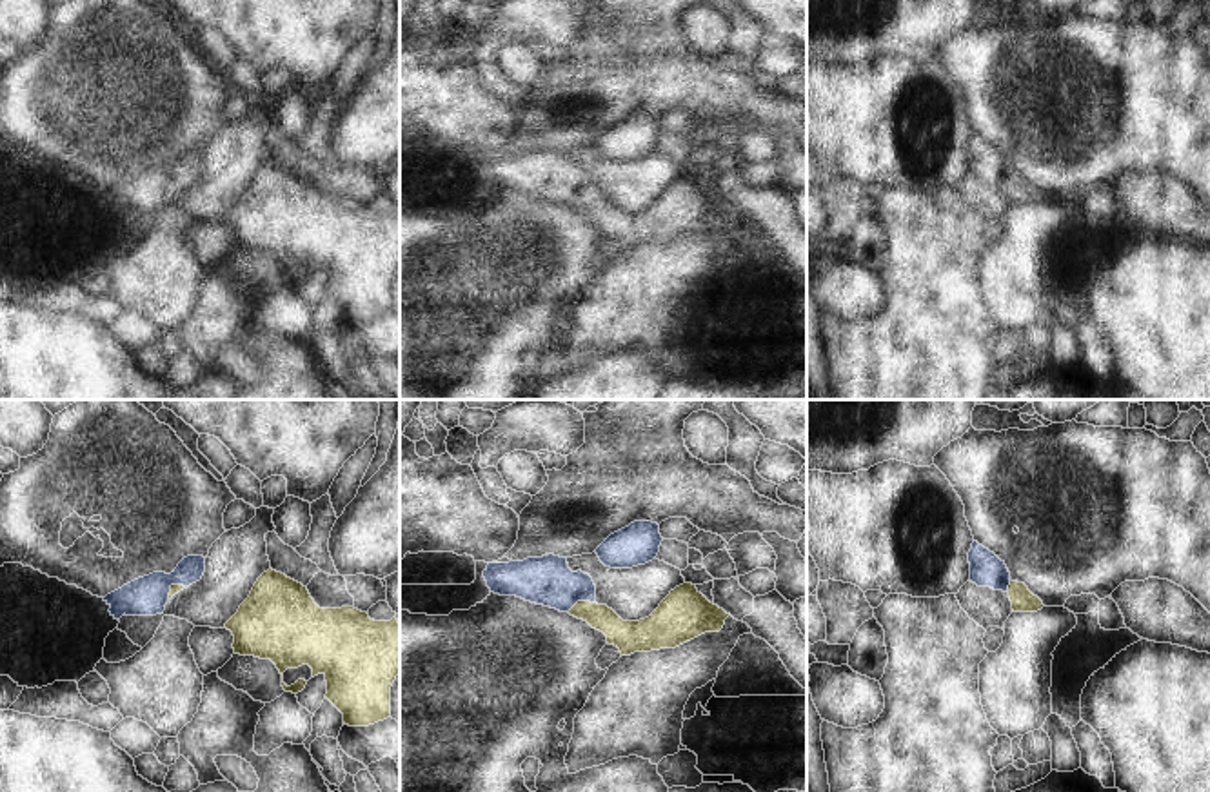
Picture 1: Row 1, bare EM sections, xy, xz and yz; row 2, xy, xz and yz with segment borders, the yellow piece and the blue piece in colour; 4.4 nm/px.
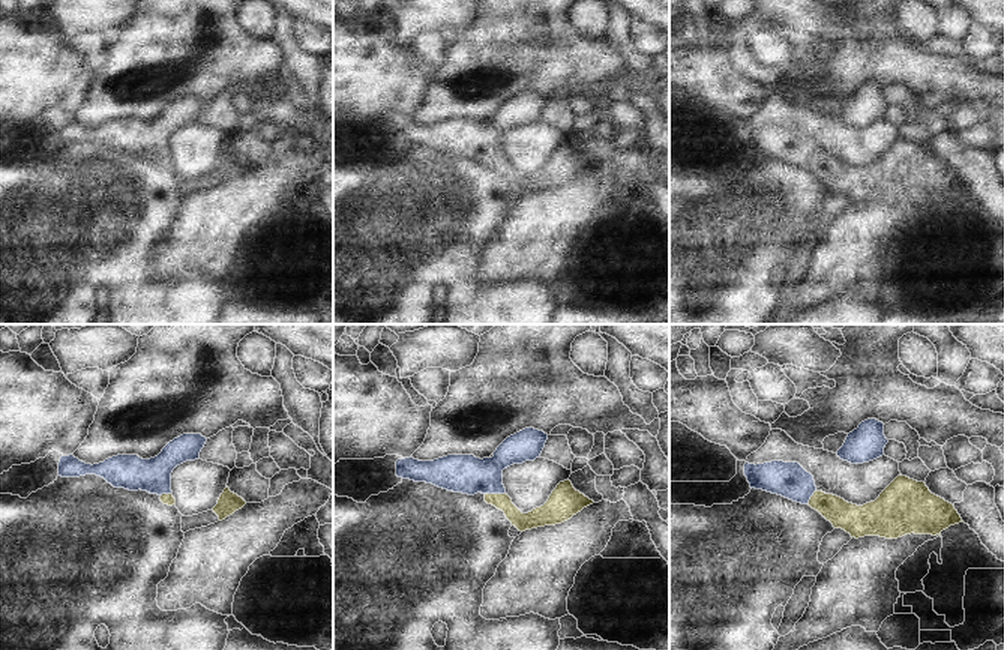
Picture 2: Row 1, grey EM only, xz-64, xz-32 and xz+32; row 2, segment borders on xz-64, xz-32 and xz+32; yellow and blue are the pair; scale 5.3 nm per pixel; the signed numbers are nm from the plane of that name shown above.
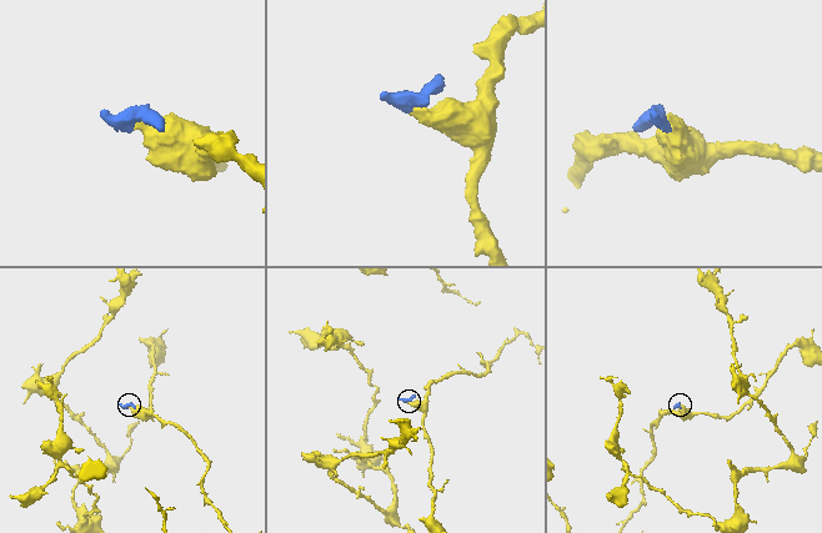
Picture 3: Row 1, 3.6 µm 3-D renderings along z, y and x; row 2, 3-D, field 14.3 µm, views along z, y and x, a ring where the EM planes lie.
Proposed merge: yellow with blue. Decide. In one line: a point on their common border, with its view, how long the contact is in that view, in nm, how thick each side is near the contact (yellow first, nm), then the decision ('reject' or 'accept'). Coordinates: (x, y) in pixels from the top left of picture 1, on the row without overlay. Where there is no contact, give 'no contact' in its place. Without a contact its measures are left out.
xz (580, 195) | 130 nm | 130/220 nm | accept

